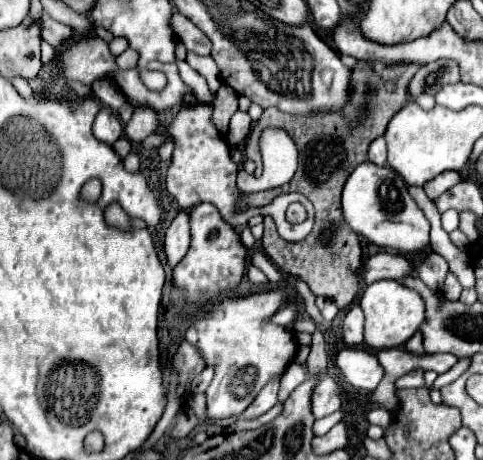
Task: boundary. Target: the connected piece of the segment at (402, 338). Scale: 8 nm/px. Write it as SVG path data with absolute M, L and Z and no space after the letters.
M399 281L371 283L365 289L359 305L365 313L365 345L369 345L375 351L389 347L403 347L425 319L425 303L421 295Z

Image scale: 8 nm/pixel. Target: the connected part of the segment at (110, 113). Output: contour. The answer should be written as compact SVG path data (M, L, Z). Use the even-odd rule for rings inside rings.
M101 107L93 123L93 133L97 139L113 145L123 133L123 123L121 119L117 119L117 113L113 109Z

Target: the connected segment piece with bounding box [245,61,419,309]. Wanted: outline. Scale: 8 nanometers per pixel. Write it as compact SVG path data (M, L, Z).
M357 61L351 71L349 81L349 103L339 111L317 111L309 115L289 115L281 111L273 111L273 107L265 109L257 125L253 125L245 153L251 157L259 157L257 151L257 131L267 127L281 127L285 129L299 149L299 169L289 185L267 191L265 195L245 195L245 205L255 207L257 203L269 203L269 193L287 193L299 191L307 195L315 207L315 227L307 239L299 243L287 243L279 239L275 229L265 229L263 235L263 249L267 257L275 261L275 265L291 275L301 277L315 295L329 297L337 303L339 309L347 307L357 291L359 291L359 273L361 273L361 245L359 237L351 227L341 219L341 187L345 179L351 175L353 167L367 161L367 147L371 141L381 137L387 129L391 117L407 103L409 99L409 81L419 71L415 63L369 63Z

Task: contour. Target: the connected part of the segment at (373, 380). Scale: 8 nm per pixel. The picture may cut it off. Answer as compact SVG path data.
M343 349L337 353L337 367L341 375L361 391L375 391L385 377L385 369L379 365L373 351L367 349Z

